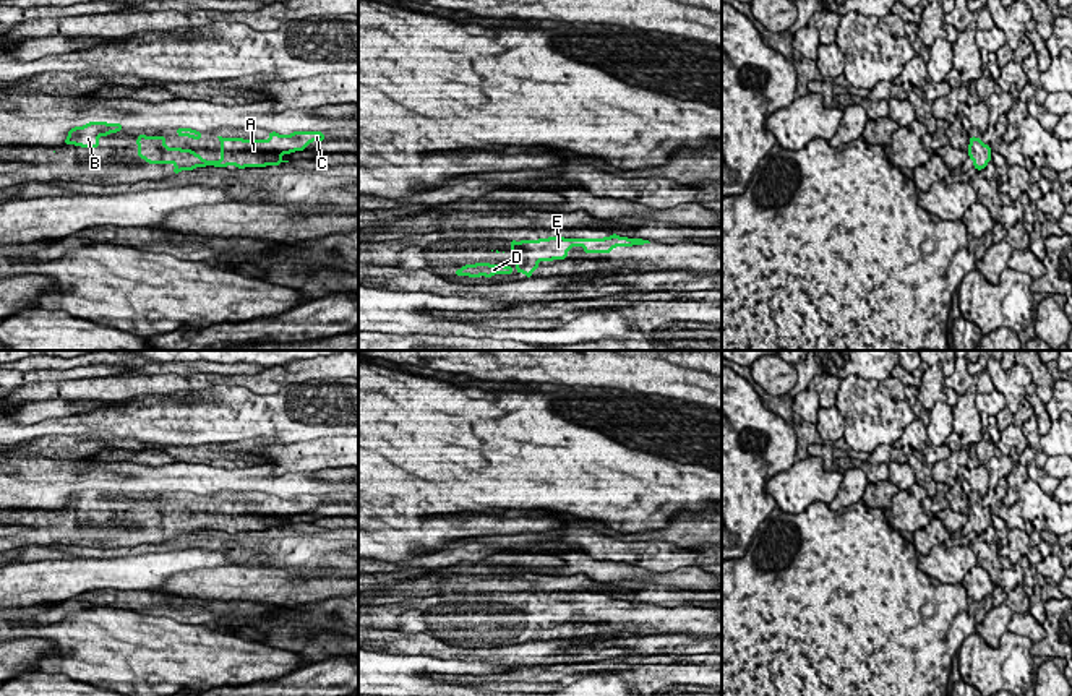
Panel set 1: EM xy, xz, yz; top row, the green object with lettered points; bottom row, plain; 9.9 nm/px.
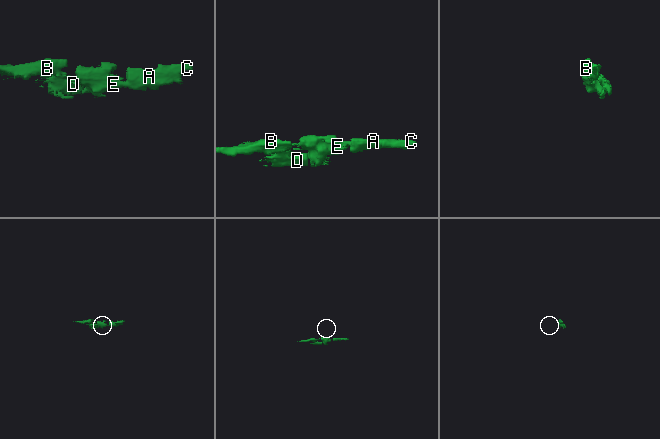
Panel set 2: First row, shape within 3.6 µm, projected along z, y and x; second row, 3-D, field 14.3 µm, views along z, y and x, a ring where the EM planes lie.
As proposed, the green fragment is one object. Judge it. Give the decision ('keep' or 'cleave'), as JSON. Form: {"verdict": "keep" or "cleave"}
{"verdict": "keep"}

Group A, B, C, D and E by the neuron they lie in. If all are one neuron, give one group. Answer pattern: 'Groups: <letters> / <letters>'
Groups: A B C D E

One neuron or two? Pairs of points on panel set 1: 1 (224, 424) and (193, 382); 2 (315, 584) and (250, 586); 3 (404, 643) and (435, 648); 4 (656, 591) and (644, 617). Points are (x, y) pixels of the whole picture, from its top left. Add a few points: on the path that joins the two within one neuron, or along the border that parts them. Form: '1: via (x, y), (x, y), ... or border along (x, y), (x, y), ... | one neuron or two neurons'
1: border along (226, 383), (162, 395) | two neurons
2: via (299, 588), (266, 586) | one neuron
3: via (412, 644), (427, 646) | one neuron
4: border along (638, 601), (656, 605) | two neurons

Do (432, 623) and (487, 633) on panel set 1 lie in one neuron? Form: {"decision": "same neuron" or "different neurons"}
{"decision": "same neuron"}

